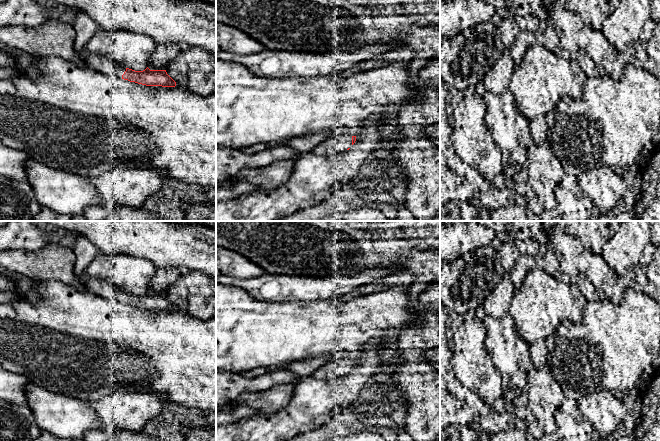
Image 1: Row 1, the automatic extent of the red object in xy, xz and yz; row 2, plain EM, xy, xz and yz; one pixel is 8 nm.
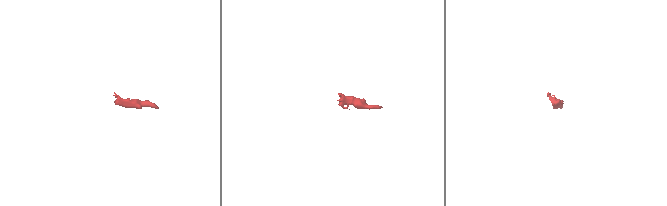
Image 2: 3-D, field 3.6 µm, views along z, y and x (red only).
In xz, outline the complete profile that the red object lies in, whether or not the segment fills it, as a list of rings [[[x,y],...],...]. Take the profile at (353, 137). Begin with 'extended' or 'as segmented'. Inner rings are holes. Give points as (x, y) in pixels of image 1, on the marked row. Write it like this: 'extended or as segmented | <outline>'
extended | [[[346,134],[329,136],[324,142],[316,145],[311,150],[311,153],[319,156],[336,154],[345,150],[349,150],[355,141],[356,136],[350,136]]]

